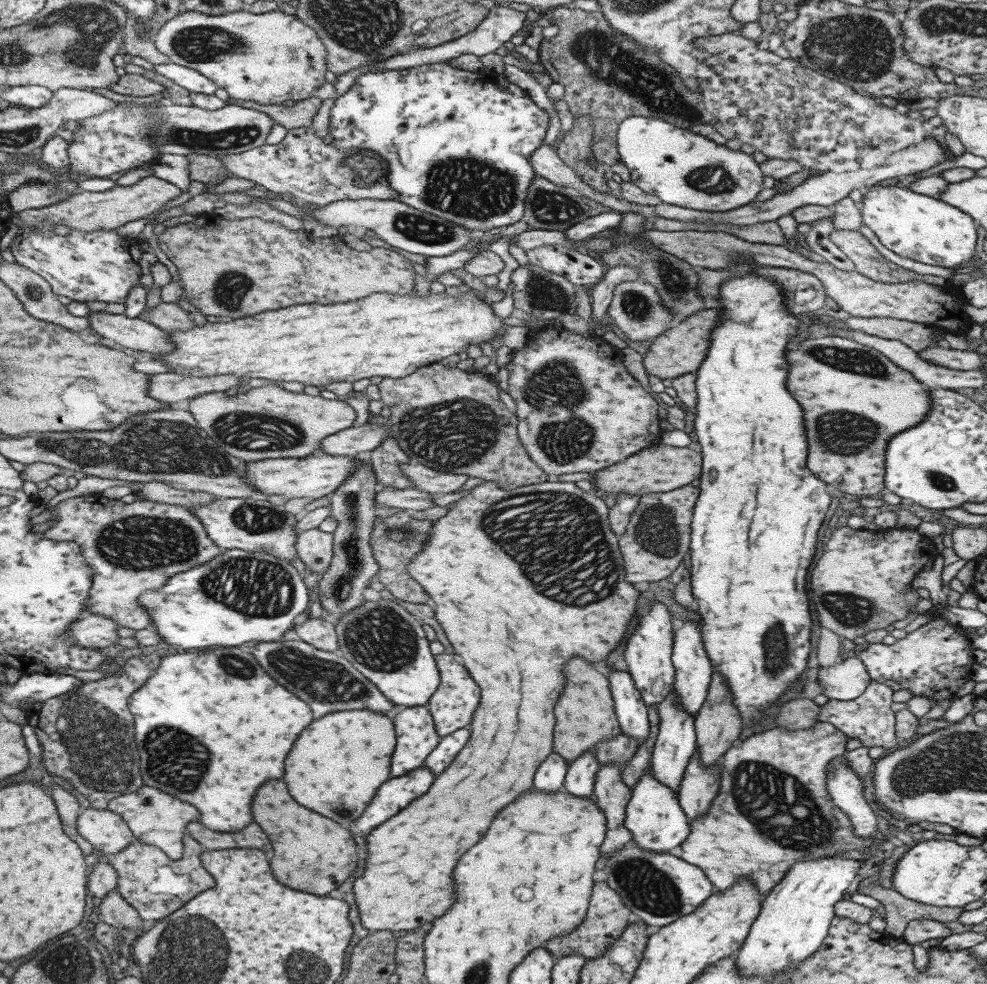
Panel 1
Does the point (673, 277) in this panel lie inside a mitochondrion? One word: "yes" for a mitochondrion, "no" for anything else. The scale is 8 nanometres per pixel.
yes

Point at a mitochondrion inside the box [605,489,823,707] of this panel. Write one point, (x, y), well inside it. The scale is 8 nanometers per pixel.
(657, 530)

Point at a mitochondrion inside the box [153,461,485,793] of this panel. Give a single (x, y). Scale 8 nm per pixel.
(227, 583)

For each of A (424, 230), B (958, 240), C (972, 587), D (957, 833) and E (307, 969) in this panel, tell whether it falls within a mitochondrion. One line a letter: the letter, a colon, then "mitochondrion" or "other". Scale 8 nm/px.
A: mitochondrion
B: other
C: other
D: other
E: mitochondrion

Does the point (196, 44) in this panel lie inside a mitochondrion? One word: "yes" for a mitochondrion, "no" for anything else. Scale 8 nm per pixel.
yes

